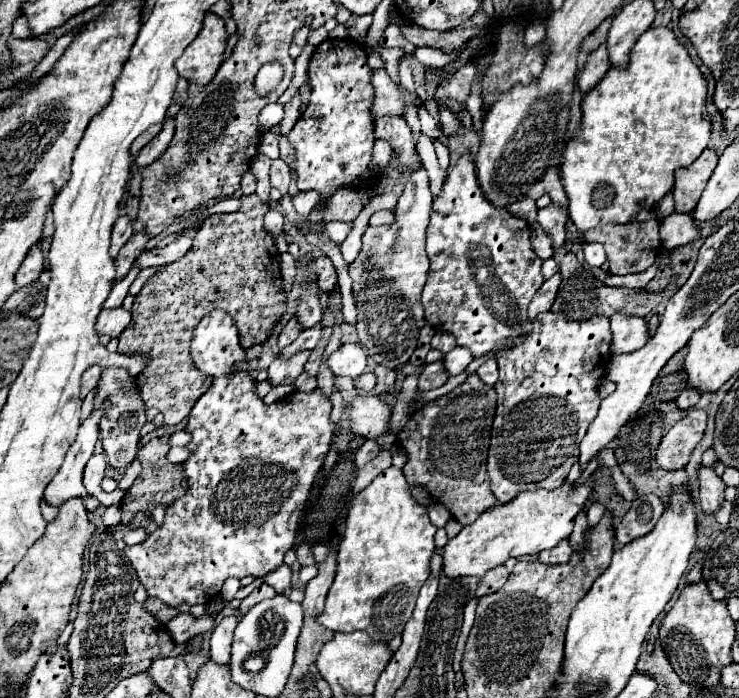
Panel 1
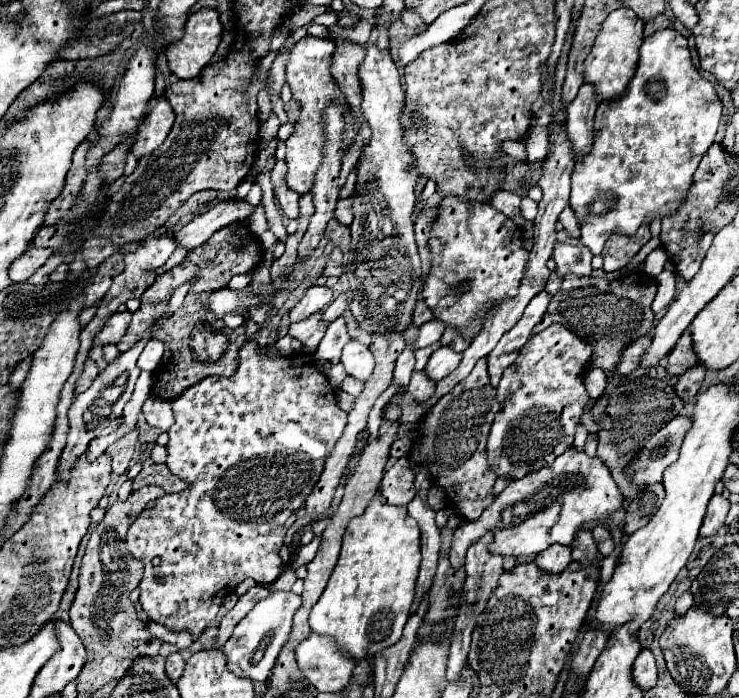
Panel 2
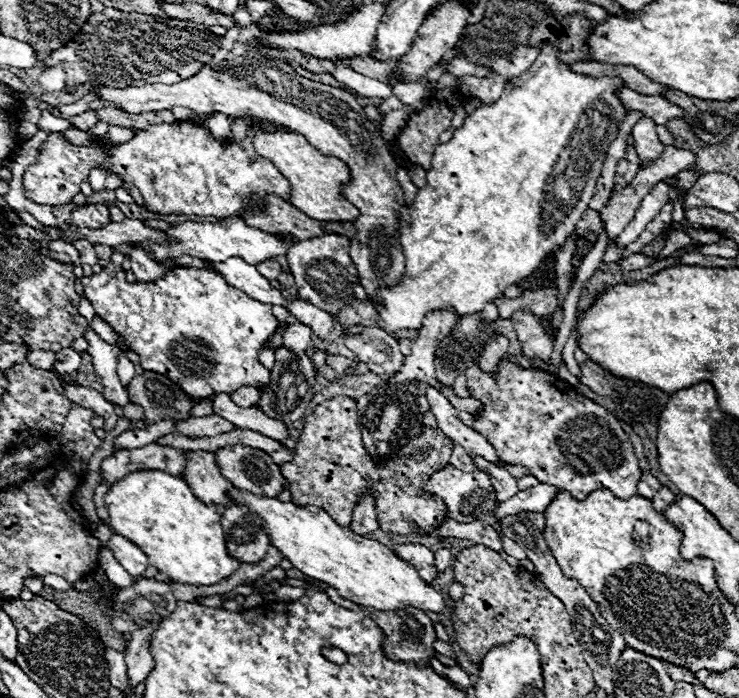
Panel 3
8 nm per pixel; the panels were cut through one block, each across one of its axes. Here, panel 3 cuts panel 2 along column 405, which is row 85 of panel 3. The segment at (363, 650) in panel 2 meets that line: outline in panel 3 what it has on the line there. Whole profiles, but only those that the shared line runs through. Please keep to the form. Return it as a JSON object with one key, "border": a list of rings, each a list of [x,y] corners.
{"border":[[[544,46],[542,52],[538,54],[536,62],[522,76],[508,82],[502,98],[498,98],[494,104],[480,102],[480,106],[472,114],[468,114],[464,126],[454,132],[454,138],[450,142],[438,144],[434,148],[432,168],[426,174],[428,186],[432,186],[434,190],[420,188],[412,206],[406,206],[402,210],[400,244],[402,244],[402,250],[404,250],[404,256],[406,256],[406,276],[404,276],[402,284],[396,286],[396,288],[392,288],[392,290],[382,288],[378,292],[378,296],[382,298],[384,304],[374,304],[380,312],[378,326],[382,330],[386,330],[386,332],[396,332],[396,330],[402,330],[402,328],[420,330],[422,318],[430,308],[440,308],[440,306],[448,306],[448,304],[452,304],[458,314],[472,314],[472,312],[484,310],[486,302],[494,300],[508,286],[518,284],[522,278],[530,276],[542,264],[546,254],[550,254],[552,248],[558,248],[560,244],[564,244],[564,240],[574,232],[576,222],[588,210],[588,202],[594,196],[596,180],[598,180],[600,170],[604,166],[608,146],[610,146],[612,140],[616,140],[620,122],[628,116],[628,112],[624,110],[622,102],[616,96],[616,92],[624,88],[624,82],[620,82],[620,78],[588,78],[586,74],[572,74],[572,70],[568,70],[570,64],[560,62],[558,56],[560,56],[558,46]]]}

